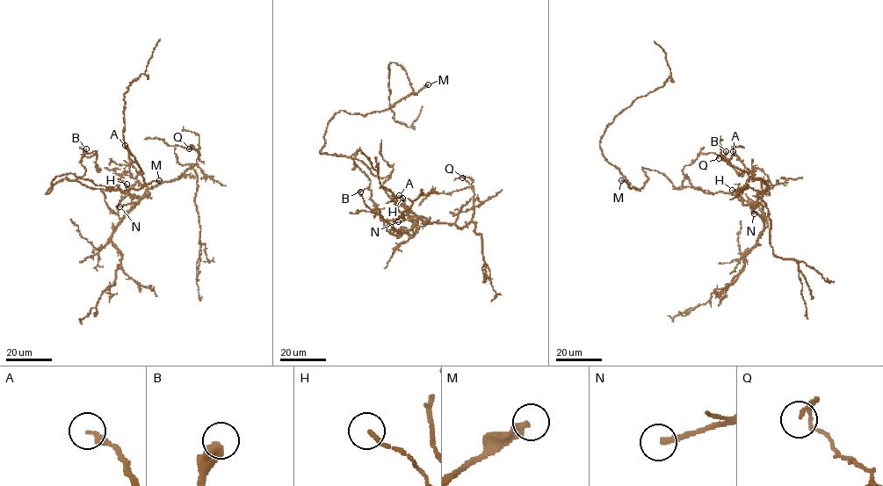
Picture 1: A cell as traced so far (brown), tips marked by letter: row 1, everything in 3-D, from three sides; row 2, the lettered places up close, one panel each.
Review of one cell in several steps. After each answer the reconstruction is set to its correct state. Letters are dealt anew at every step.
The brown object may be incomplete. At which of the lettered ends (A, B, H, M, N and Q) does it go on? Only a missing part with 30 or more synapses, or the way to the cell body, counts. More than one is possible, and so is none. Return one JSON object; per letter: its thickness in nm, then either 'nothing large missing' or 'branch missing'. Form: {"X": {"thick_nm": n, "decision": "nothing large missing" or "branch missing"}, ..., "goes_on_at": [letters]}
{"A": {"thick_nm": 200, "decision": "nothing large missing"}, "B": {"thick_nm": 500, "decision": "nothing large missing"}, "H": {"thick_nm": 150, "decision": "nothing large missing"}, "M": {"thick_nm": 240, "decision": "branch missing"}, "N": {"thick_nm": 190, "decision": "branch missing"}, "Q": {"thick_nm": 120, "decision": "nothing large missing"}, "goes_on_at": ["M", "N"]}

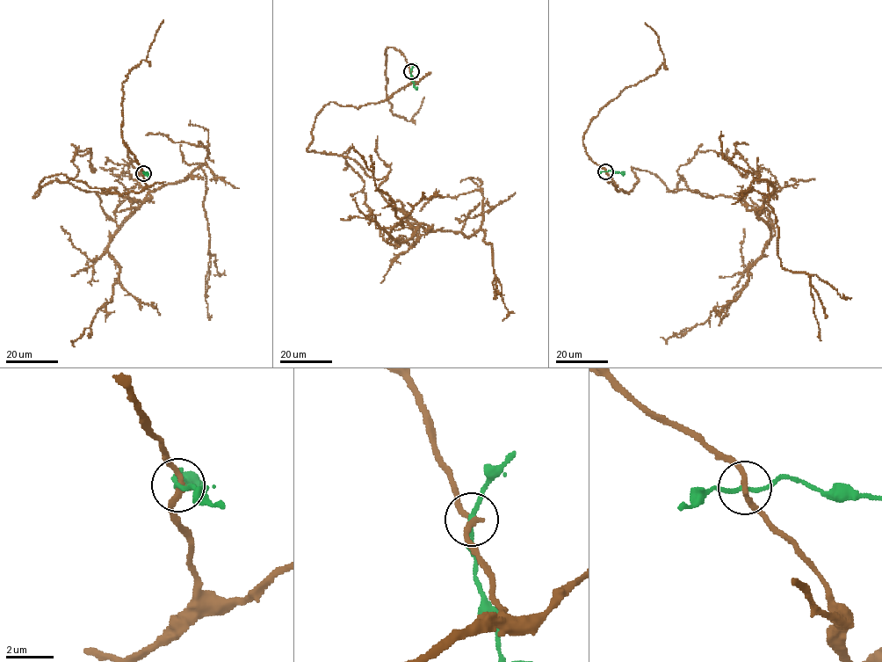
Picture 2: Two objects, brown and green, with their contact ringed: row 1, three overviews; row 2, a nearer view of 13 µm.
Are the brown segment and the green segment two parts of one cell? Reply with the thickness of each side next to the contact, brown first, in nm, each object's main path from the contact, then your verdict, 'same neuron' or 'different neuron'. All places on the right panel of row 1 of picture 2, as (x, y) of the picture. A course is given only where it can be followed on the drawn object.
240 nm thick on the brown side, 170 nm on the other; brown runs (605, 171), (618, 191), (634, 187), (631, 167), (755, 211), (771, 184), (777, 256), (809, 277), (820, 336); green runs (605, 171), (612, 170), (624, 175); different neuron

